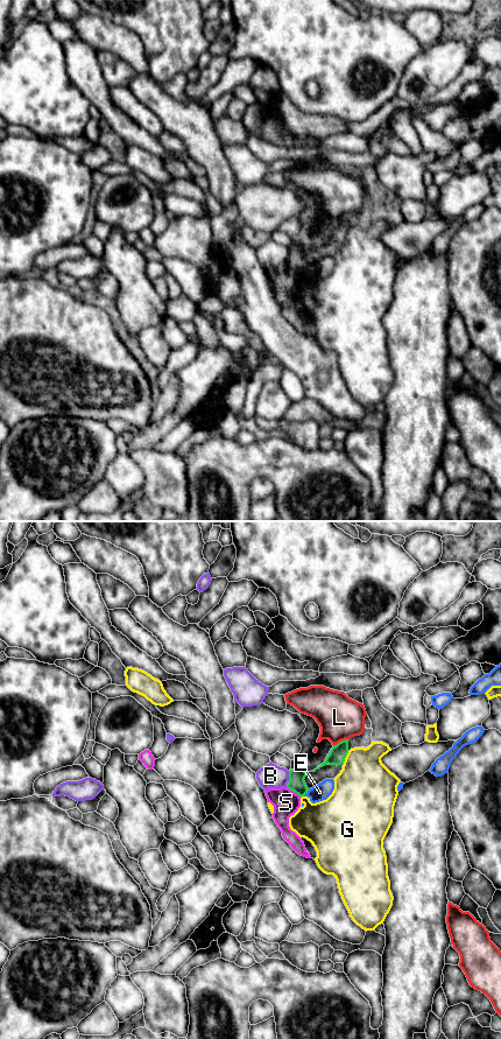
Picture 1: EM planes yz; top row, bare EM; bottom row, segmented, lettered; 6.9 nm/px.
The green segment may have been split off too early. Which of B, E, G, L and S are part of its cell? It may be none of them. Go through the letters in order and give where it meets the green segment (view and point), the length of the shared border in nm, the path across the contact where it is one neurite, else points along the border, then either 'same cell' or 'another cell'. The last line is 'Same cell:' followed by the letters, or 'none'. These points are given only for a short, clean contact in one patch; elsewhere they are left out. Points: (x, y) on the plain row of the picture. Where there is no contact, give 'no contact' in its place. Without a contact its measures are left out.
B: yz (289, 253) | 70 nm | along yz (288, 248), (289, 258) | another cell
E: yz (305, 271) | 60 nm | along yz (309, 267), (303, 273) | another cell
G: yz (345, 234) | 100 nm | another cell
L: yz (340, 219) | 120 nm | along yz (347, 216), (333, 224) | another cell
S: yz (294, 268) | 130 nm | along yz (286, 265), (294, 268), (300, 275) | another cell
Same cell: none

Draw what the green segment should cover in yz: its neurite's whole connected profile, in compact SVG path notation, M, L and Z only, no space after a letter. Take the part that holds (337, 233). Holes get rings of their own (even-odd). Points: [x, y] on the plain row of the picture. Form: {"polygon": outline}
{"polygon": "M348 217L339 219L337 223L334 223L329 233L326 234L325 239L318 244L316 247L325 244L325 243L341 243L345 239L345 236L348 231Z"}

